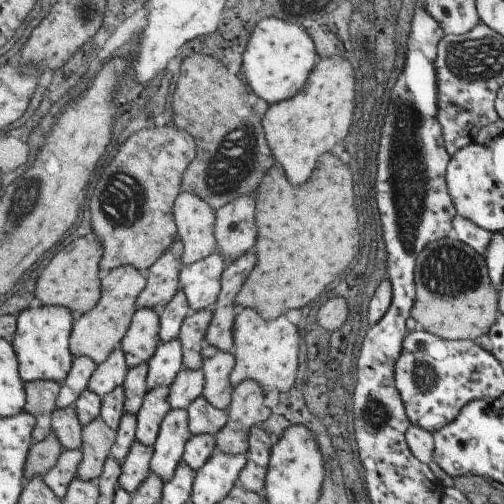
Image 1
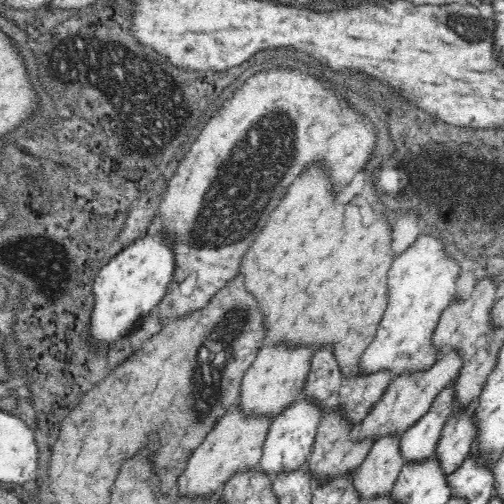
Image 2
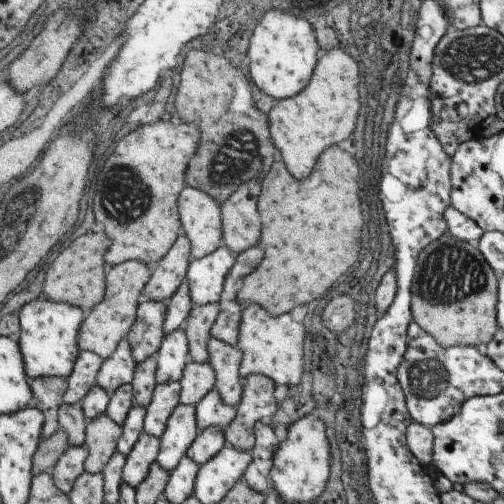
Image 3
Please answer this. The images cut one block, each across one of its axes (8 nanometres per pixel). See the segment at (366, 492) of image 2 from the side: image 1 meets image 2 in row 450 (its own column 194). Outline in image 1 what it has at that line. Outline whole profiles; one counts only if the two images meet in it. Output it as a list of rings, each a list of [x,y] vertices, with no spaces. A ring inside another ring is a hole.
[[[183,368],[175,384],[171,386],[171,406],[173,410],[189,410],[189,406],[205,394],[207,376],[205,370]]]

